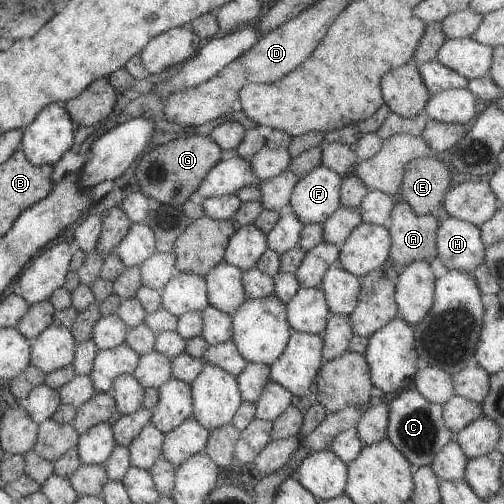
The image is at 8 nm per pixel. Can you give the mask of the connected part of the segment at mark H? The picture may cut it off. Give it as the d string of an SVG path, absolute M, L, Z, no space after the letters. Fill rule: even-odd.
M449 216L438 222L435 230L435 258L445 268L471 275L475 267L481 264L484 250L477 225Z

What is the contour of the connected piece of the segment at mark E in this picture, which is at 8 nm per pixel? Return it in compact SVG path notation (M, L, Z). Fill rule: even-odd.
M433 155L415 158L403 166L397 197L405 201L417 215L431 214L442 204L453 176Z

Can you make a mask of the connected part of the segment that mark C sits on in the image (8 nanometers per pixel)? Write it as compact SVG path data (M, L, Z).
M402 389L396 398L387 403L387 426L385 438L407 459L411 468L429 465L433 456L453 437L443 426L440 404L427 402L415 389Z

